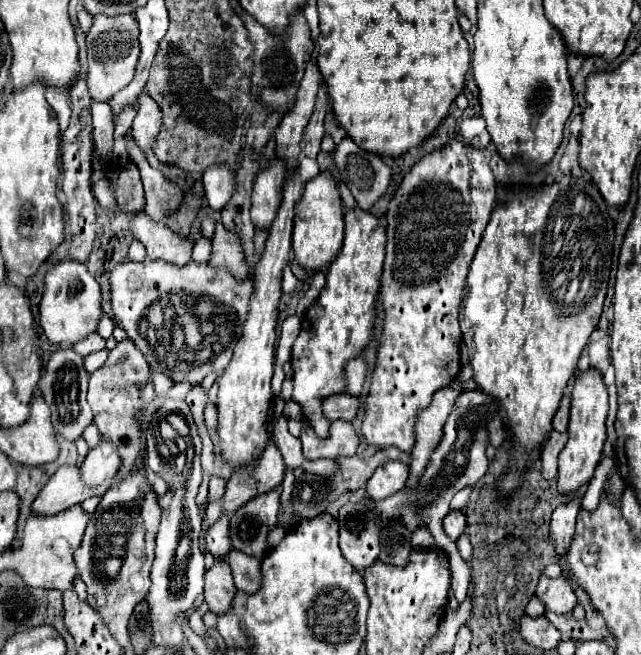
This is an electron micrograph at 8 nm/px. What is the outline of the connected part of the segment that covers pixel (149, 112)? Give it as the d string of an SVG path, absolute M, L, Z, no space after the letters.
M143 92L137 102L137 116L133 120L133 136L141 150L153 148L153 134L157 134L159 124L161 124L159 106L147 92Z

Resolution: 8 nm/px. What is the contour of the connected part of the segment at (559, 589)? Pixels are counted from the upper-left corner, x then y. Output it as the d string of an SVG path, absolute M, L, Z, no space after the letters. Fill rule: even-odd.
M541 574L537 584L537 598L543 600L547 608L551 608L557 614L571 614L573 606L577 602L577 596L573 592L573 584L565 576L549 578Z

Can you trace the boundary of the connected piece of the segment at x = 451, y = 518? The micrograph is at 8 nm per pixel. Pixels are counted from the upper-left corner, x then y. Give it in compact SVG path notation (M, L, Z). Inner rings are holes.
M449 510L443 518L443 530L451 540L457 540L465 530L465 514L461 510Z

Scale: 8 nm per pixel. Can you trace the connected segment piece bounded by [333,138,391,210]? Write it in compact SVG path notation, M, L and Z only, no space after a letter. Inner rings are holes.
M343 138L337 144L333 160L351 188L359 208L369 210L389 188L391 168L381 156L363 152L351 138Z

